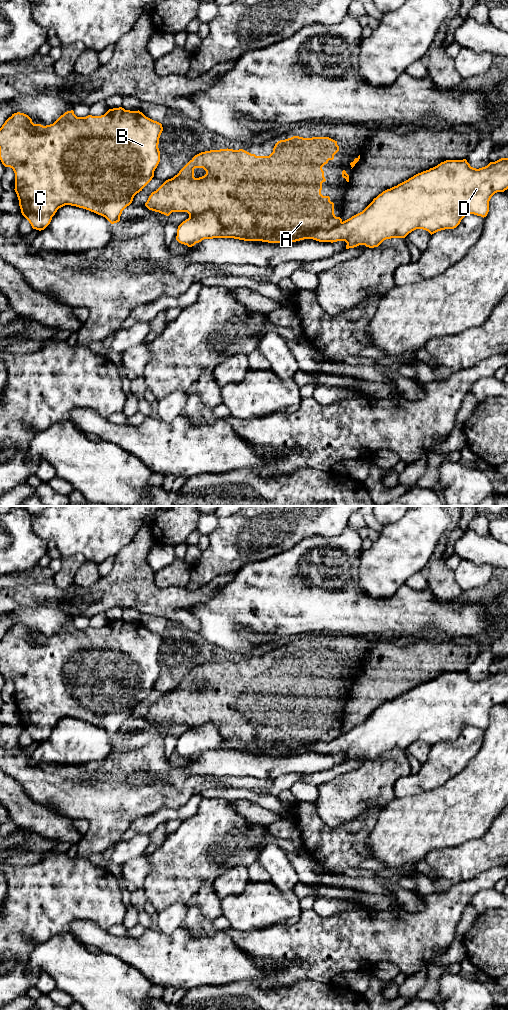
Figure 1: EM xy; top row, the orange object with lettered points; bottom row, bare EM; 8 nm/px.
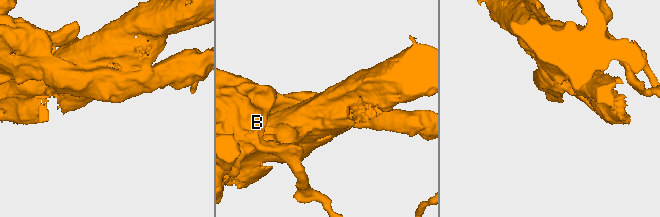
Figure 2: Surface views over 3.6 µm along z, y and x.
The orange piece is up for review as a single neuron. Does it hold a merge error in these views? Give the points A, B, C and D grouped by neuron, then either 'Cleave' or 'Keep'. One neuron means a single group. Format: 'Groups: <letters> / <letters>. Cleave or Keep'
Groups: A / B C D. Cleave

